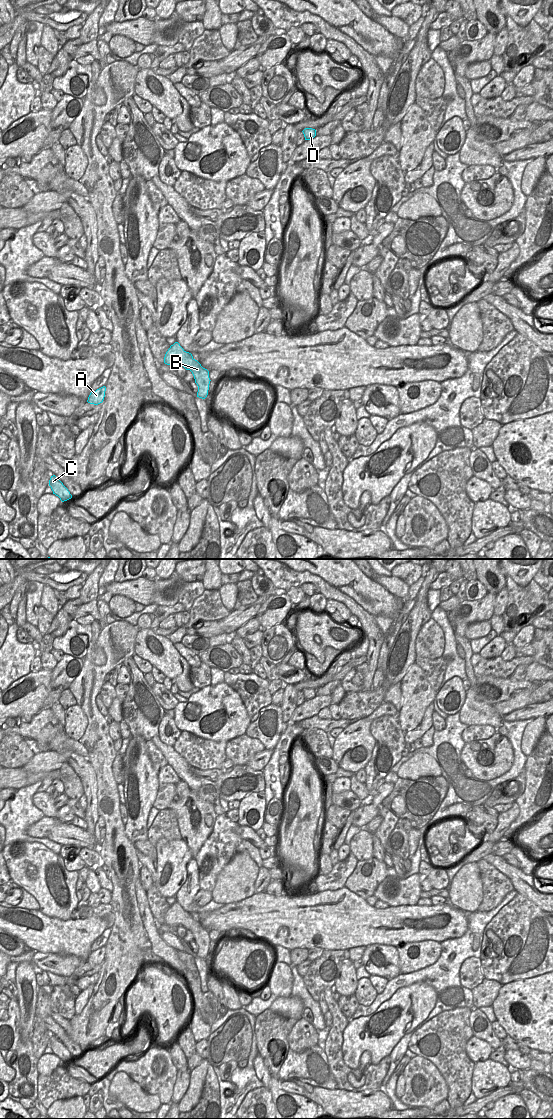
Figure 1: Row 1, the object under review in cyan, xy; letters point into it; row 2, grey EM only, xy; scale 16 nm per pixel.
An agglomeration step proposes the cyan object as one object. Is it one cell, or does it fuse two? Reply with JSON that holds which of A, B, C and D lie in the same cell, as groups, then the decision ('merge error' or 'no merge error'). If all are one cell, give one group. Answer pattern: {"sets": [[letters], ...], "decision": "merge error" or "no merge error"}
{"sets": [["A", "B", "C", "D"]], "decision": "no merge error"}

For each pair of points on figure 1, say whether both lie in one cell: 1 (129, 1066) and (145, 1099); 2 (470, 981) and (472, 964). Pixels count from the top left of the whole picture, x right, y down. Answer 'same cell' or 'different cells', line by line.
1: different cells
2: same cell

